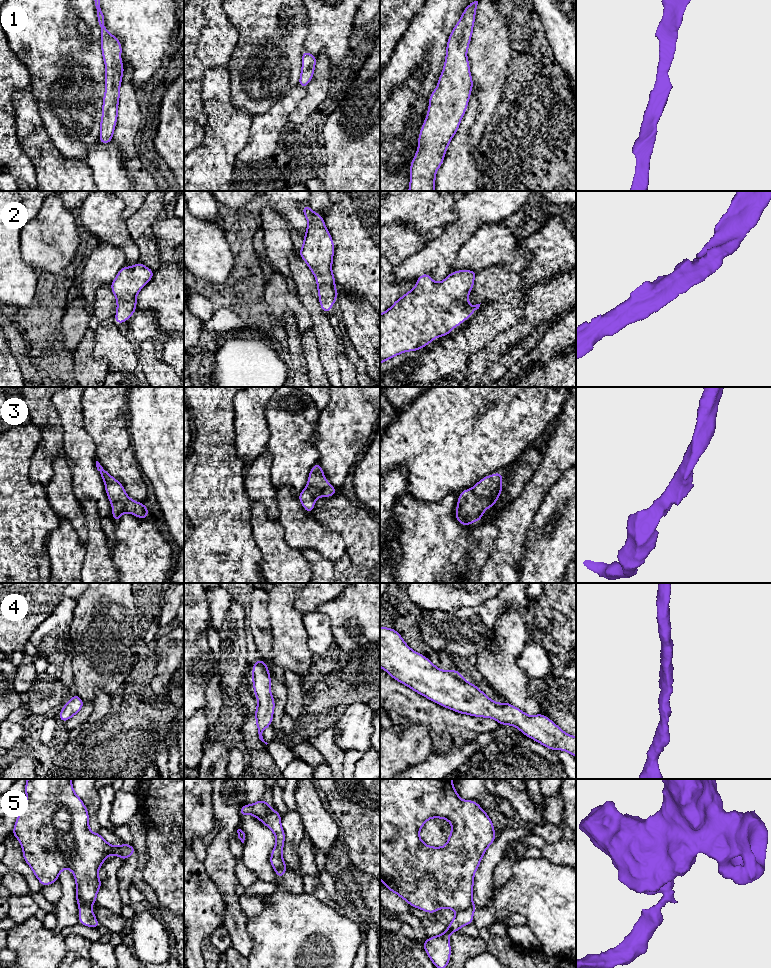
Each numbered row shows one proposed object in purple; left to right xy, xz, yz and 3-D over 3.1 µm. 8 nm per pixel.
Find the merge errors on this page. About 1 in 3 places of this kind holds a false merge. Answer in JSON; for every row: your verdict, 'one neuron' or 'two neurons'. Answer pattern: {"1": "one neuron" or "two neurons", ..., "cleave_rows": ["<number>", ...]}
{"1": "one neuron", "2": "one neuron", "3": "one neuron", "4": "one neuron", "5": "two neurons", "cleave_rows": ["5"]}

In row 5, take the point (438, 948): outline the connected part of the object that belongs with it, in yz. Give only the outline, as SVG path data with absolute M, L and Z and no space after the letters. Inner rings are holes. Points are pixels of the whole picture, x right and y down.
M473 903L466 910L458 910L444 933L429 937L423 942L423 949L436 968L447 968L451 956L449 936L453 932L459 932L463 925L473 924L473 913L476 909L477 906Z

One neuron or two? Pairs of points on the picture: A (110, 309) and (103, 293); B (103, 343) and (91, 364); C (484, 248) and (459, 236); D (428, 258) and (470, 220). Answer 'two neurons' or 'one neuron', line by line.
A: one neuron
B: two neurons
C: two neurons
D: one neuron

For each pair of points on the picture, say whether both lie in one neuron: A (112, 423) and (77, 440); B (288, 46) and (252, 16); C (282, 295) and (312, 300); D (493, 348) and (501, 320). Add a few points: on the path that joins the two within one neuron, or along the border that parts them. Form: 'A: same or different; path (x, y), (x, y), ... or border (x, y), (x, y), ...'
A: different; border (81, 412), (84, 429), (94, 443), (95, 457)
B: same; path (279, 37), (261, 19)
C: different; border (297, 294), (309, 313)
D: different; border (516, 324), (499, 333), (483, 350), (477, 351)

